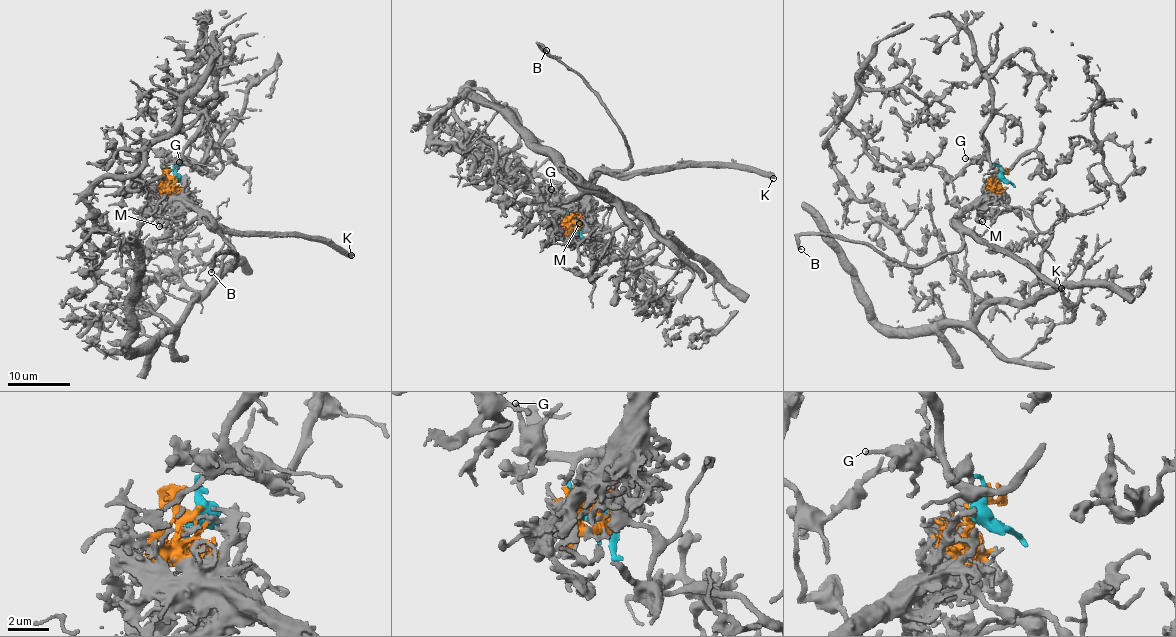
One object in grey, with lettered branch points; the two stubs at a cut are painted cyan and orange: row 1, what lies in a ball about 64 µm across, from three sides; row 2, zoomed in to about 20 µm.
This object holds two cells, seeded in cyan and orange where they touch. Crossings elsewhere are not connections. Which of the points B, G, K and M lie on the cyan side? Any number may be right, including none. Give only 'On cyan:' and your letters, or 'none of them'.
On cyan: G

